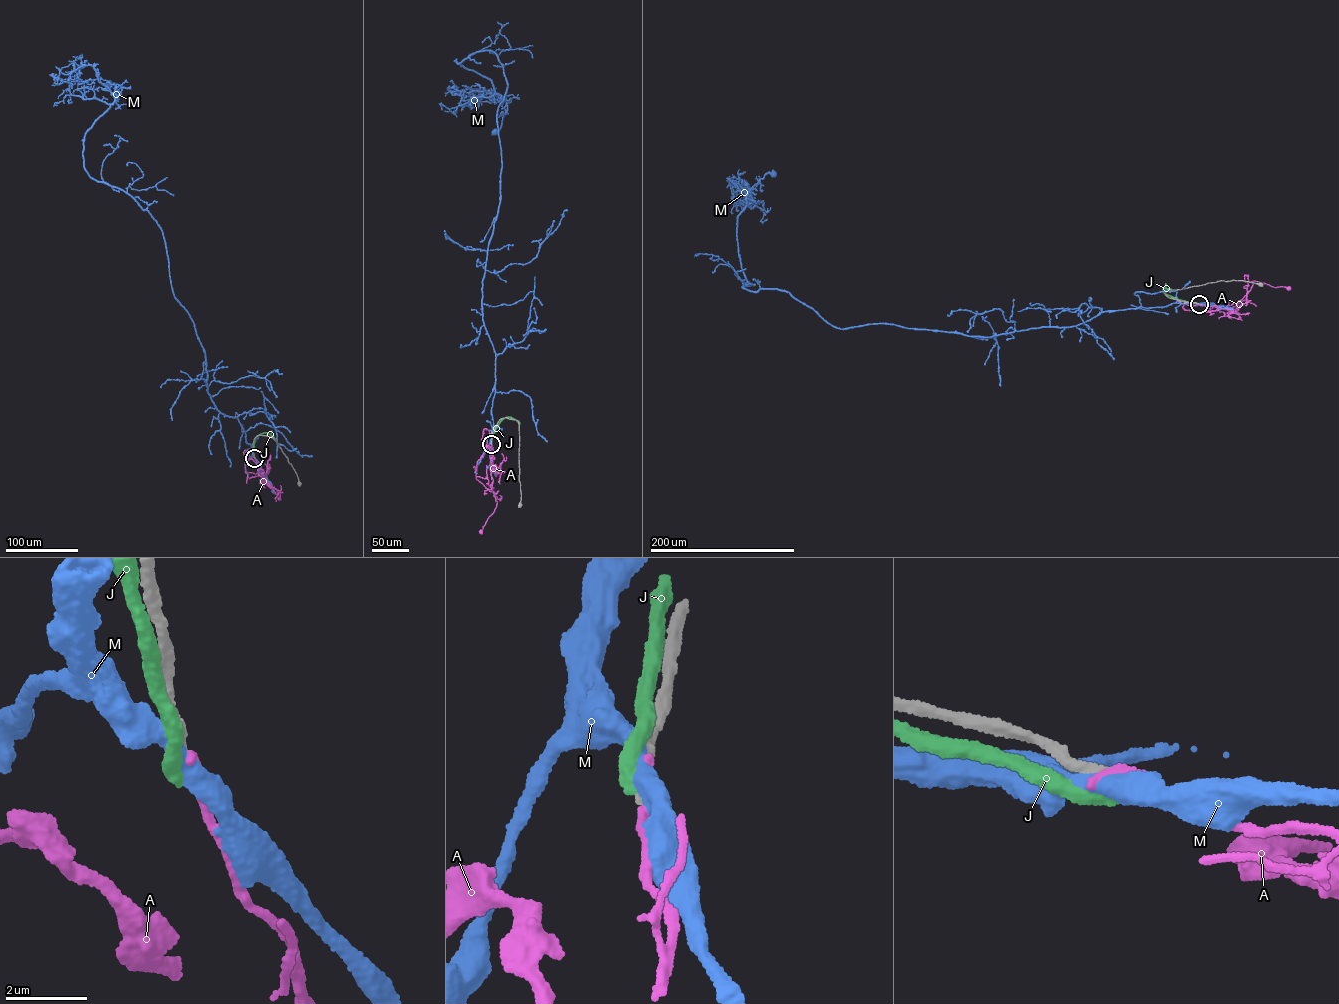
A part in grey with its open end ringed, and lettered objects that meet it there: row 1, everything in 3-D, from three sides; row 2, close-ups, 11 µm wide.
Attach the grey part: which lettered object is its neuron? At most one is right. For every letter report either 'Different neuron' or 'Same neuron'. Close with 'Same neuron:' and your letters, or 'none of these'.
A: Different neuron
J: Different neuron
M: Different neuron
Same neuron: none of these

